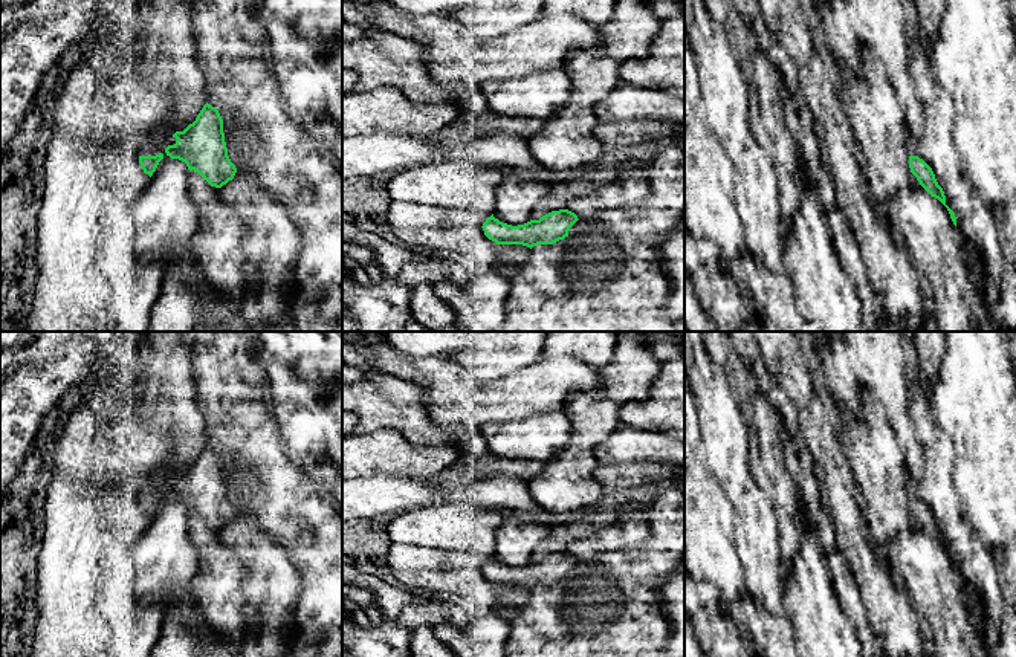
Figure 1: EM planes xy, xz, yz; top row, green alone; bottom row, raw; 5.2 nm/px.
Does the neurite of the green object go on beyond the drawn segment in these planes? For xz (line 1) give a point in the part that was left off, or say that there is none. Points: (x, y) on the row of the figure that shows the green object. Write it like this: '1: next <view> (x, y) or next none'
1: next none

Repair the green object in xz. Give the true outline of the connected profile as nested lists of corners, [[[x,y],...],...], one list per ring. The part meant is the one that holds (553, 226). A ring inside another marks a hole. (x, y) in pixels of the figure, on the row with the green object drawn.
[[[559,209],[542,215],[539,220],[512,226],[500,222],[492,214],[481,228],[484,235],[497,244],[523,244],[532,249],[538,244],[553,244],[564,240],[578,220],[574,212]]]

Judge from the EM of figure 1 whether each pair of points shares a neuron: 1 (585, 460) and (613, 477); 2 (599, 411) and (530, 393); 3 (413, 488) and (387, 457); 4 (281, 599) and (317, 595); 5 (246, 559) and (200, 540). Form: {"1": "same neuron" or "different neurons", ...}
{"1": "different neurons", "2": "different neurons", "3": "different neurons", "4": "different neurons", "5": "different neurons"}

